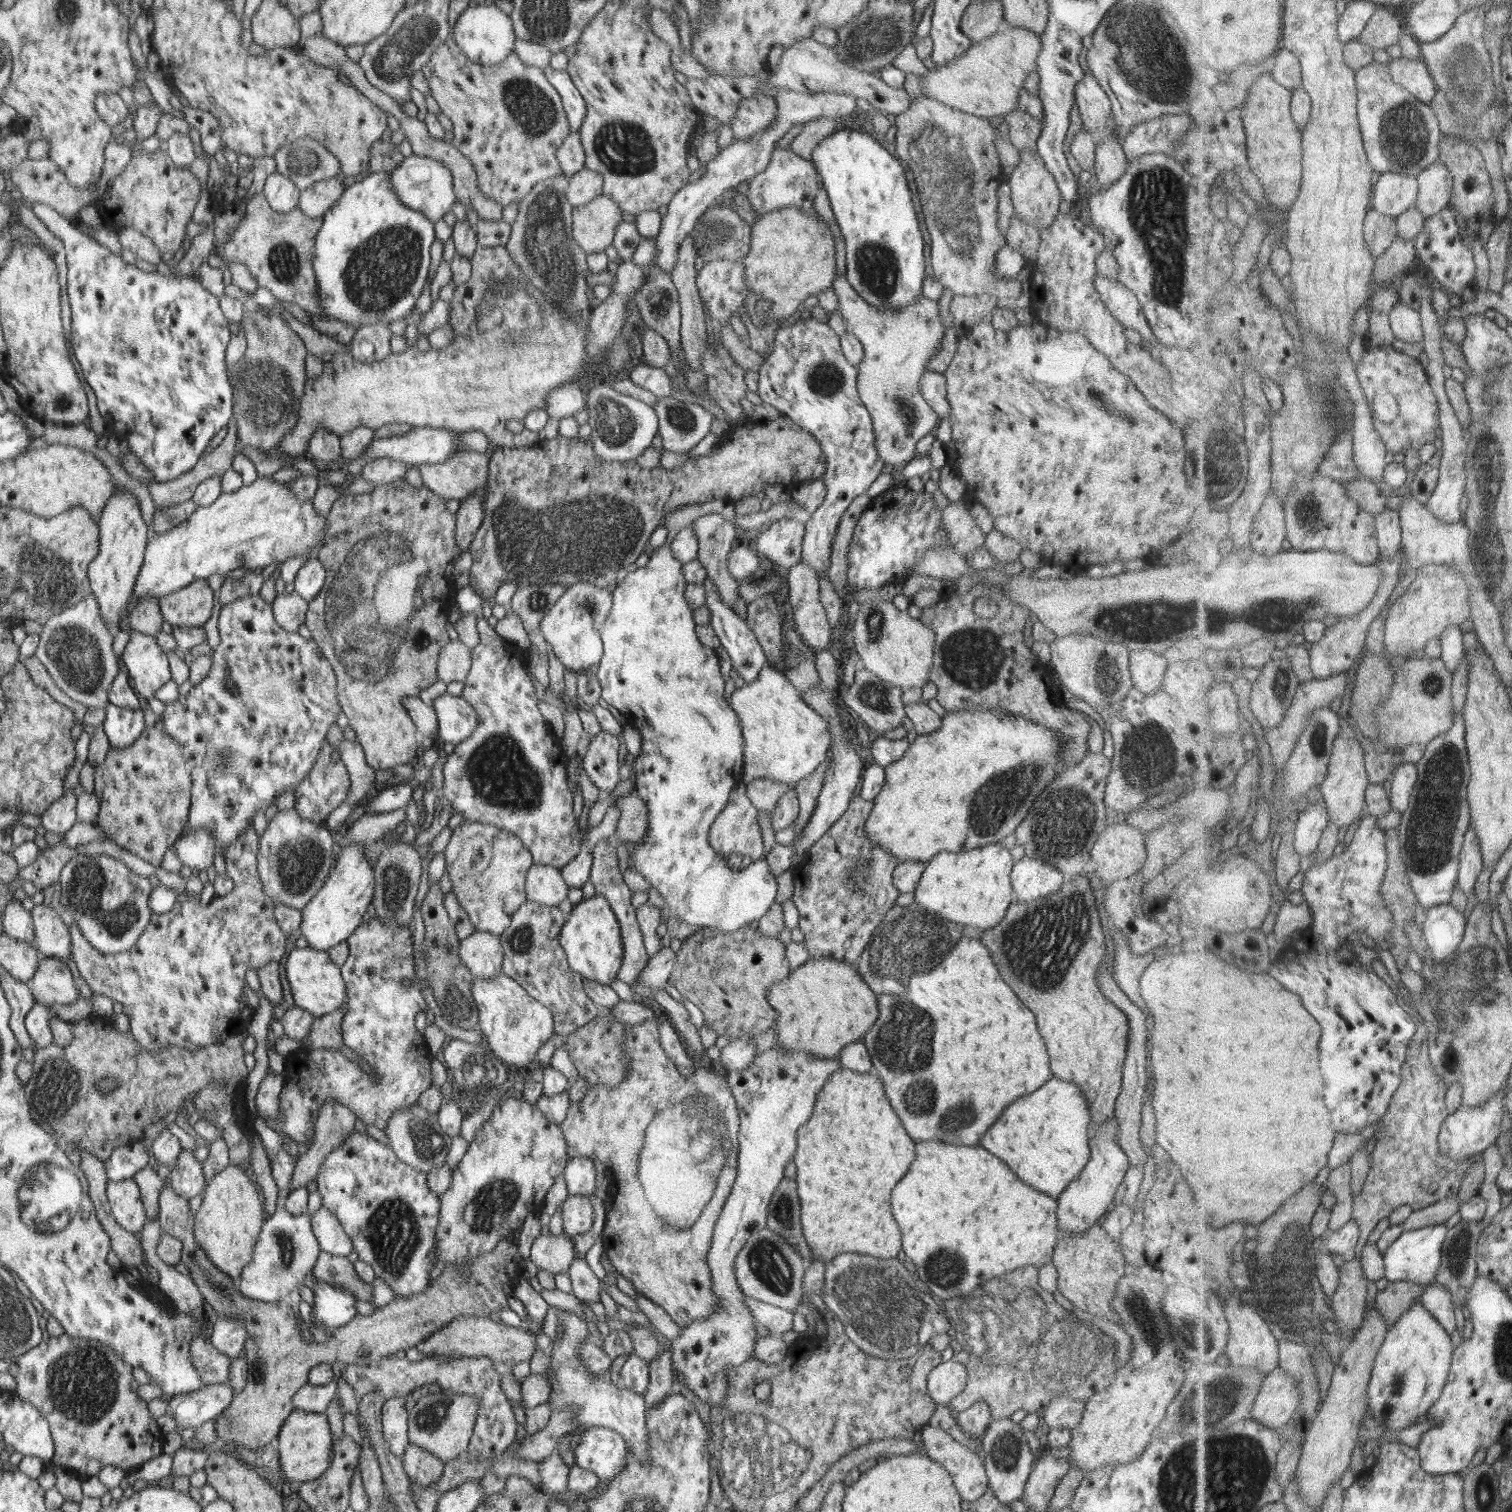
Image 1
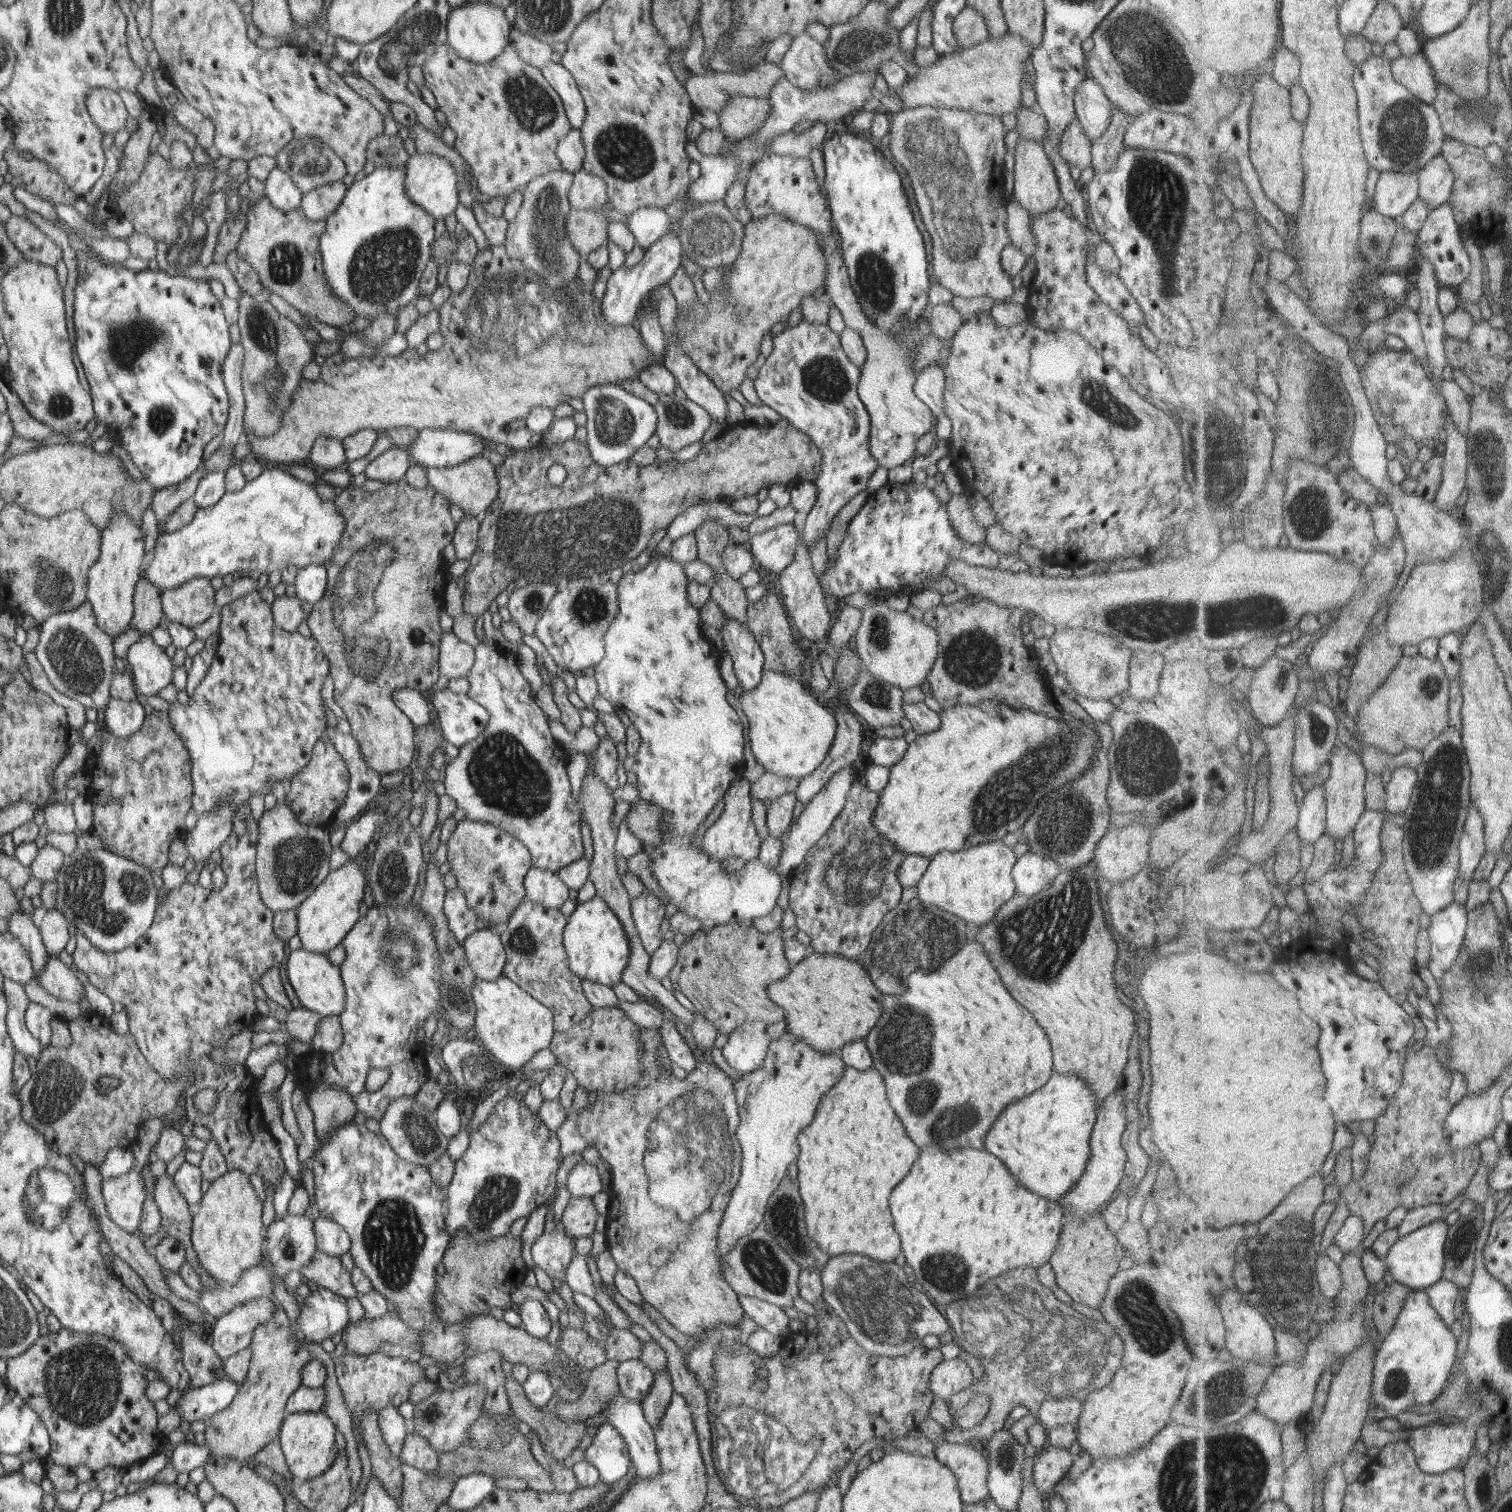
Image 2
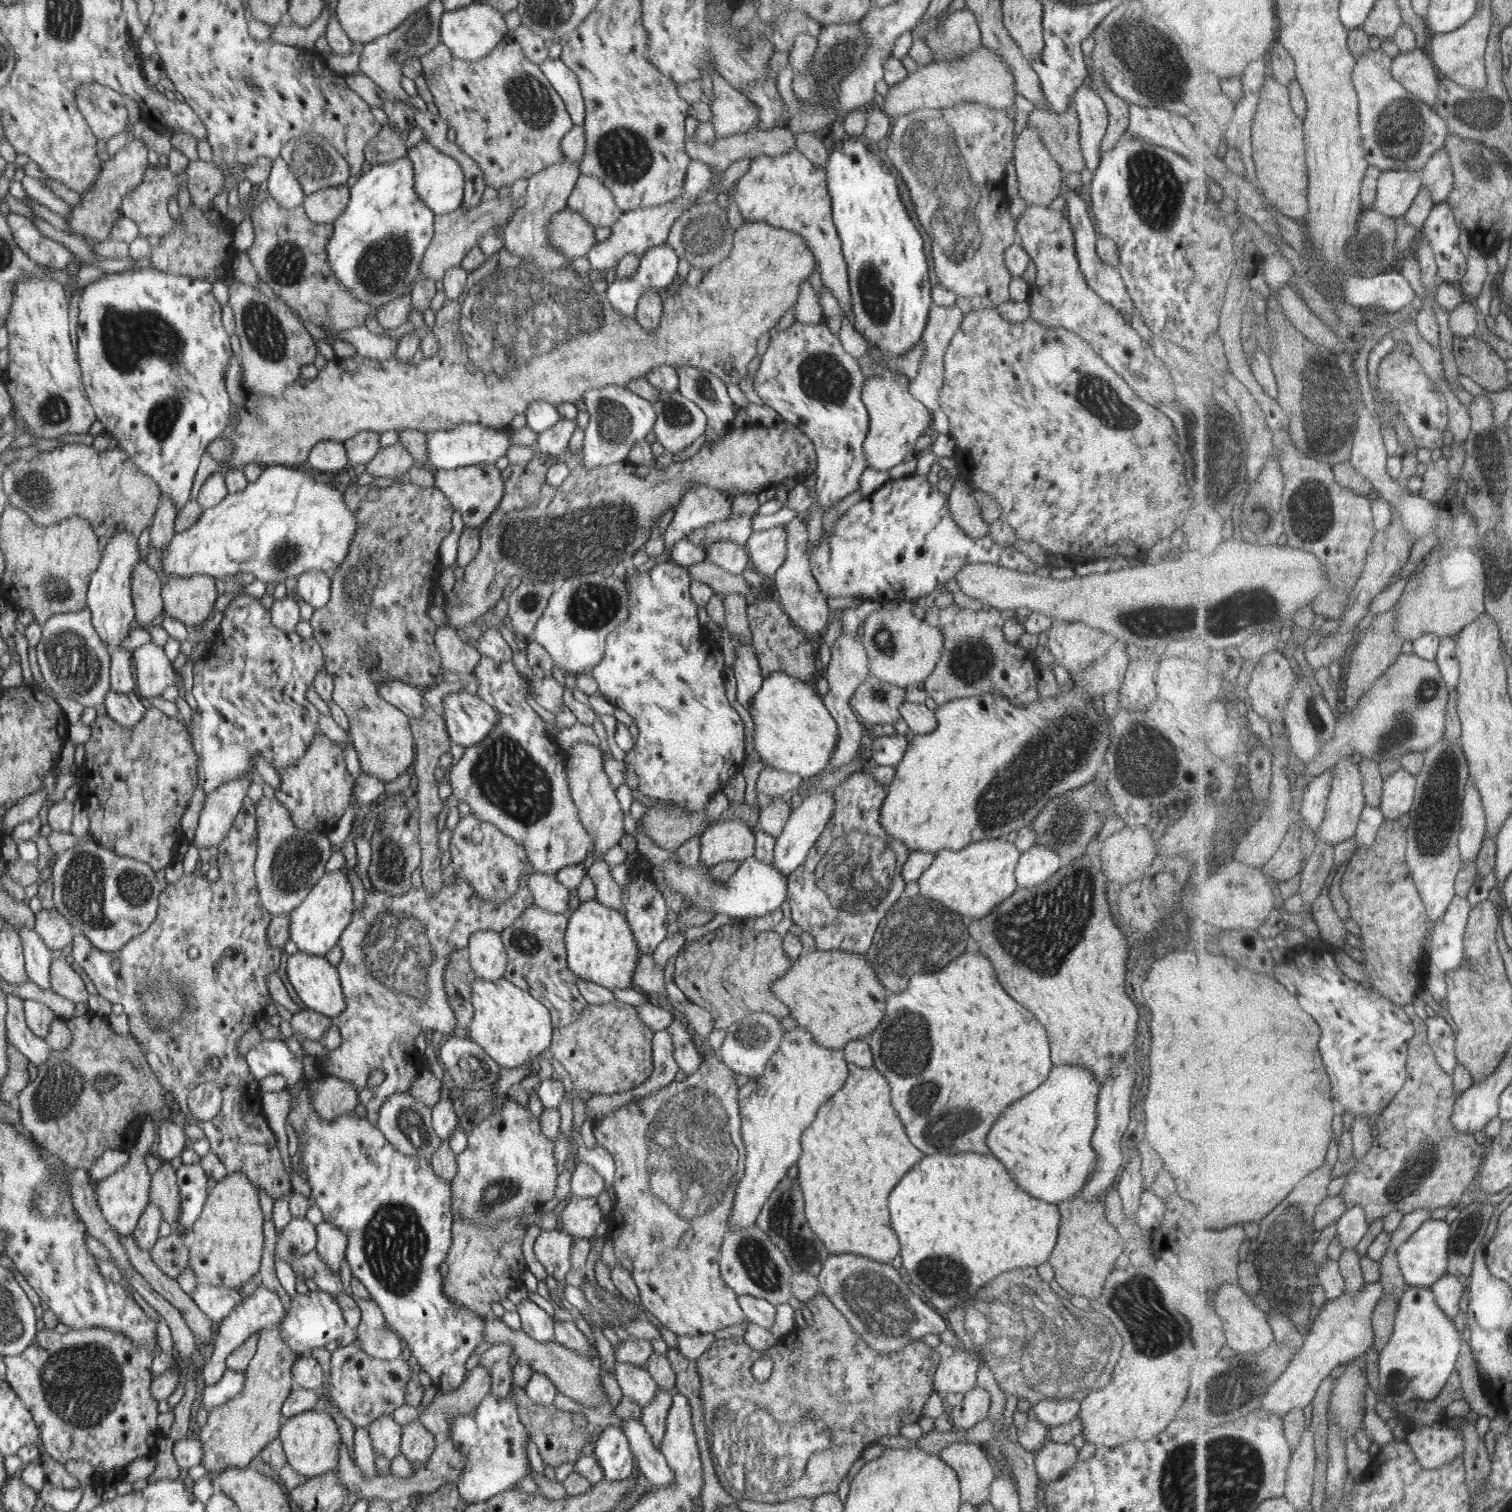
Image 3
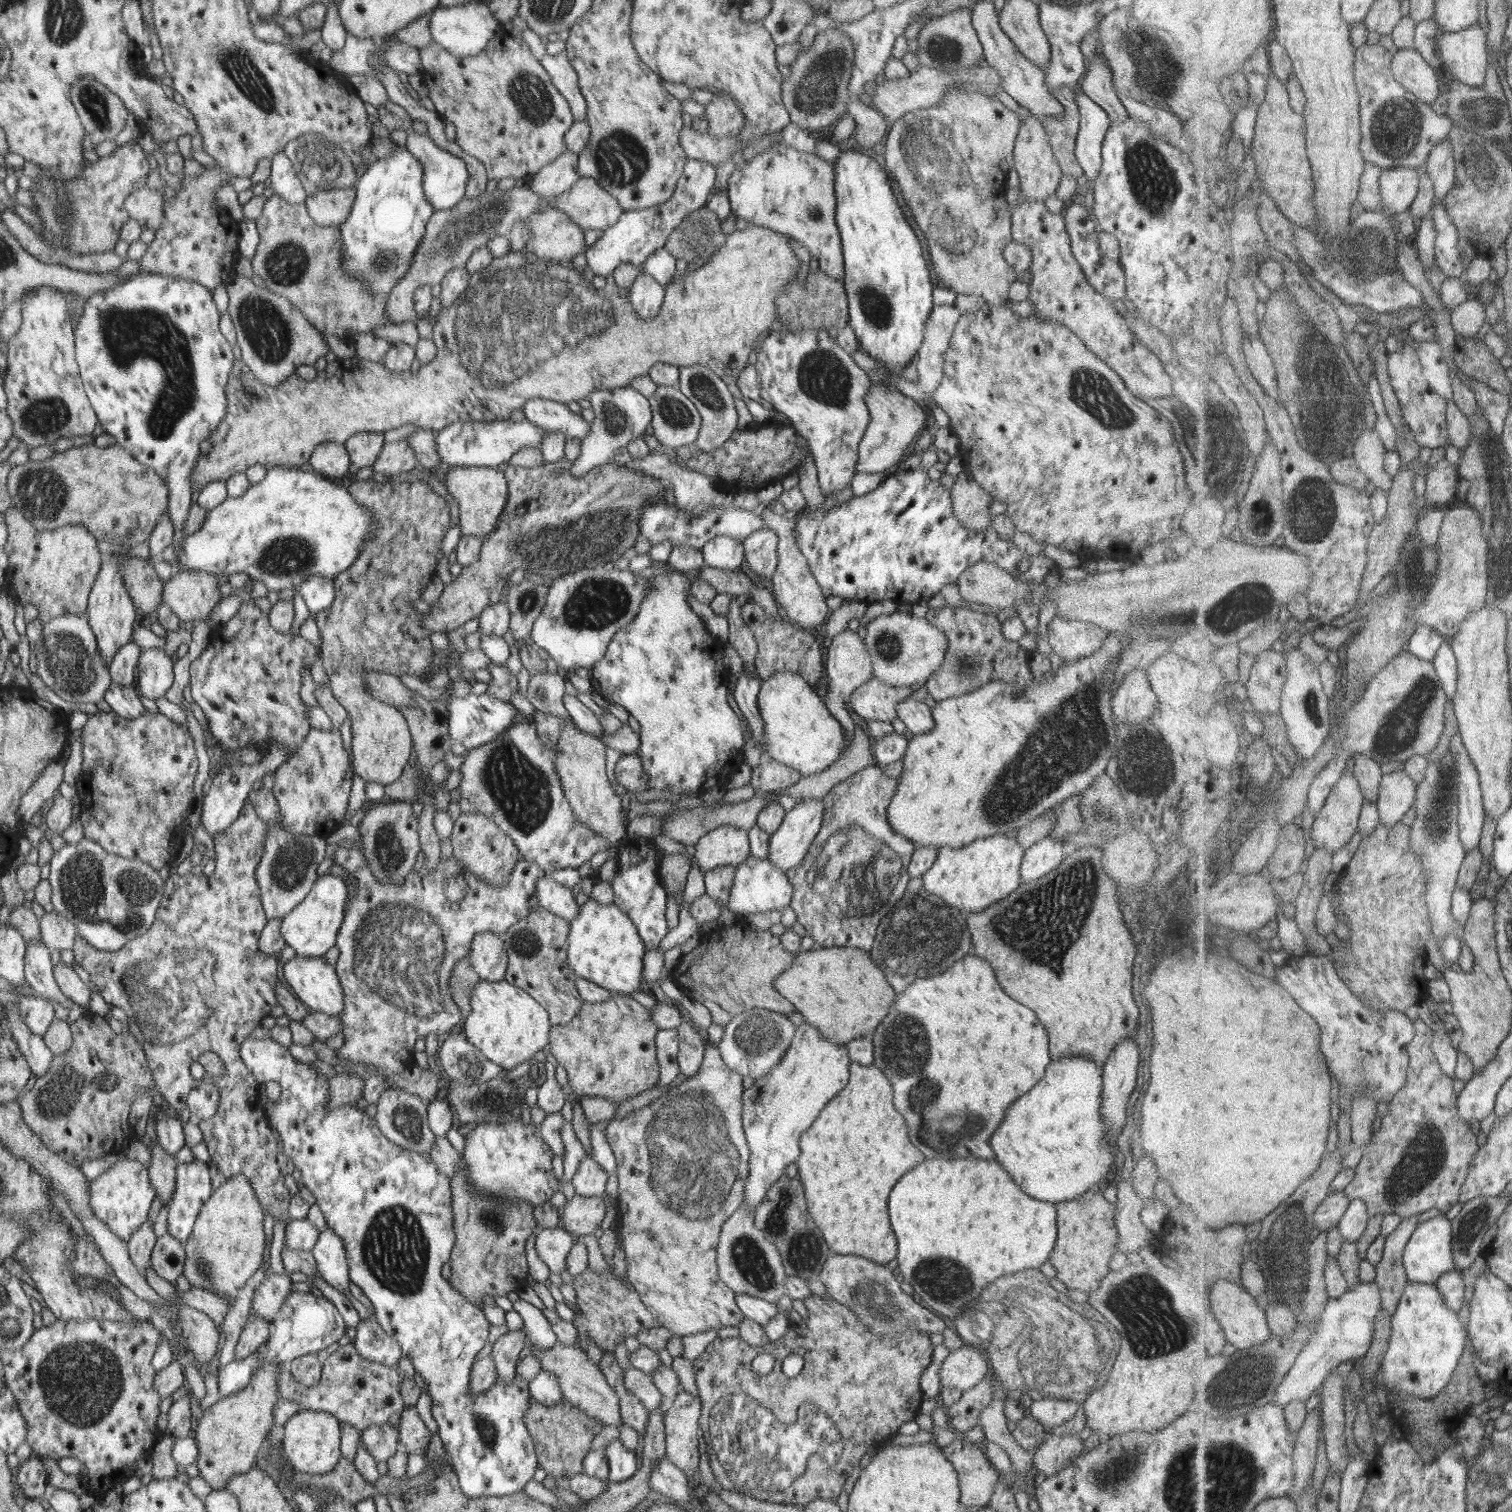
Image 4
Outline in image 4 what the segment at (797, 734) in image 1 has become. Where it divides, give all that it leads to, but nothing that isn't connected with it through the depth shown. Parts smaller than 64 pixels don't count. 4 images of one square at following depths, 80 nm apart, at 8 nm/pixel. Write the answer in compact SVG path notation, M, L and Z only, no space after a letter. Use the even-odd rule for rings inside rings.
M777 672L761 681L756 696L758 715L763 723L762 742L768 760L784 764L800 776L824 771L845 748L841 724L829 714L814 689L815 686L796 673Z

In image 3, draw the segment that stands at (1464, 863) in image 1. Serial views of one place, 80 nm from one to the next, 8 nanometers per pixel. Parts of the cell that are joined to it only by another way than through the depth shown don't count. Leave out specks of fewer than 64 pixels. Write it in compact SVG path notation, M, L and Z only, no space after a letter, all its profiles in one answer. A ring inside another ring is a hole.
M1473 776L1469 779L1465 791L1461 824L1463 825L1460 834L1461 855L1464 862L1476 862L1488 836L1488 819L1481 792L1477 789Z

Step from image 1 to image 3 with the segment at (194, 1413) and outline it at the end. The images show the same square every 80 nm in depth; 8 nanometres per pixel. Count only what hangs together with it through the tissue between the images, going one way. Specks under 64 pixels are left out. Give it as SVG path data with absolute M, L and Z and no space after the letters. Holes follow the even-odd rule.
M226 1368L221 1378L215 1384L210 1384L211 1386L203 1388L203 1392L199 1396L200 1404L203 1405L207 1412L213 1408L225 1405L225 1402L233 1399L243 1390L244 1378L244 1370Z

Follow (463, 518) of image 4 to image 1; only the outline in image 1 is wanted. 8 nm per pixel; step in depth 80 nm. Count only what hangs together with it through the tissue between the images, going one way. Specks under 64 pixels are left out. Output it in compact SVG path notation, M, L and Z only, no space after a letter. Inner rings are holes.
M461 449L440 463L417 466L423 487L443 499L460 501L475 491L486 495L488 458L483 453Z

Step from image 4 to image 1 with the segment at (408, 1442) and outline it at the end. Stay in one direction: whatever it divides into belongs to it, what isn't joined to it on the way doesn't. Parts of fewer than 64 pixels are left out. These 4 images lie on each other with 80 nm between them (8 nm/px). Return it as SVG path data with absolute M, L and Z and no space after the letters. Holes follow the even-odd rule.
M408 1444L405 1447L400 1459L408 1480L414 1482L416 1486L430 1486L443 1473L443 1462L414 1444Z

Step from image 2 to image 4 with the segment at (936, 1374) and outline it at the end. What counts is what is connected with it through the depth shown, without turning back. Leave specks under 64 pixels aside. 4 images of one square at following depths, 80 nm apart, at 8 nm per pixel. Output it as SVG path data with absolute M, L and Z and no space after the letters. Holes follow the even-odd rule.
M962 1344L940 1363L938 1374L940 1389L948 1387L963 1392L975 1387L987 1374L987 1364L979 1350Z

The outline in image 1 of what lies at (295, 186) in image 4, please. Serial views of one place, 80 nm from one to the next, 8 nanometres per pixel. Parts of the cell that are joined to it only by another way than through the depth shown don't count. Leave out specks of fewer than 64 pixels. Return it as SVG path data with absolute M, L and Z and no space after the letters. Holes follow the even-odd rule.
M273 172L265 179L262 194L275 212L285 213L295 209L299 190L282 174Z

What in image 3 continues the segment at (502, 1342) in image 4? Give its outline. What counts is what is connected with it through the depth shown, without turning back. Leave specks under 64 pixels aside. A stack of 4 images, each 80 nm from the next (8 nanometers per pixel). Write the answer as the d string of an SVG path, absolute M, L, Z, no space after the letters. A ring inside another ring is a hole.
M508 1344L491 1345L480 1354L477 1365L482 1366L489 1375L490 1393L495 1399L501 1399L511 1390L511 1369L509 1356L512 1355Z

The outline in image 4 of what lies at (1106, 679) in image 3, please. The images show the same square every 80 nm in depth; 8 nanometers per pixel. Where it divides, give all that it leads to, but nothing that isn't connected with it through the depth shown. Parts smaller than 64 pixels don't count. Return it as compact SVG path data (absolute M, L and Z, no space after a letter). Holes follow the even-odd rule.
M1055 615L1046 624L1046 634L1049 646L1059 658L1063 659L1063 662L1074 662L1095 652L1102 645L1107 632L1091 623L1065 620L1062 616Z

